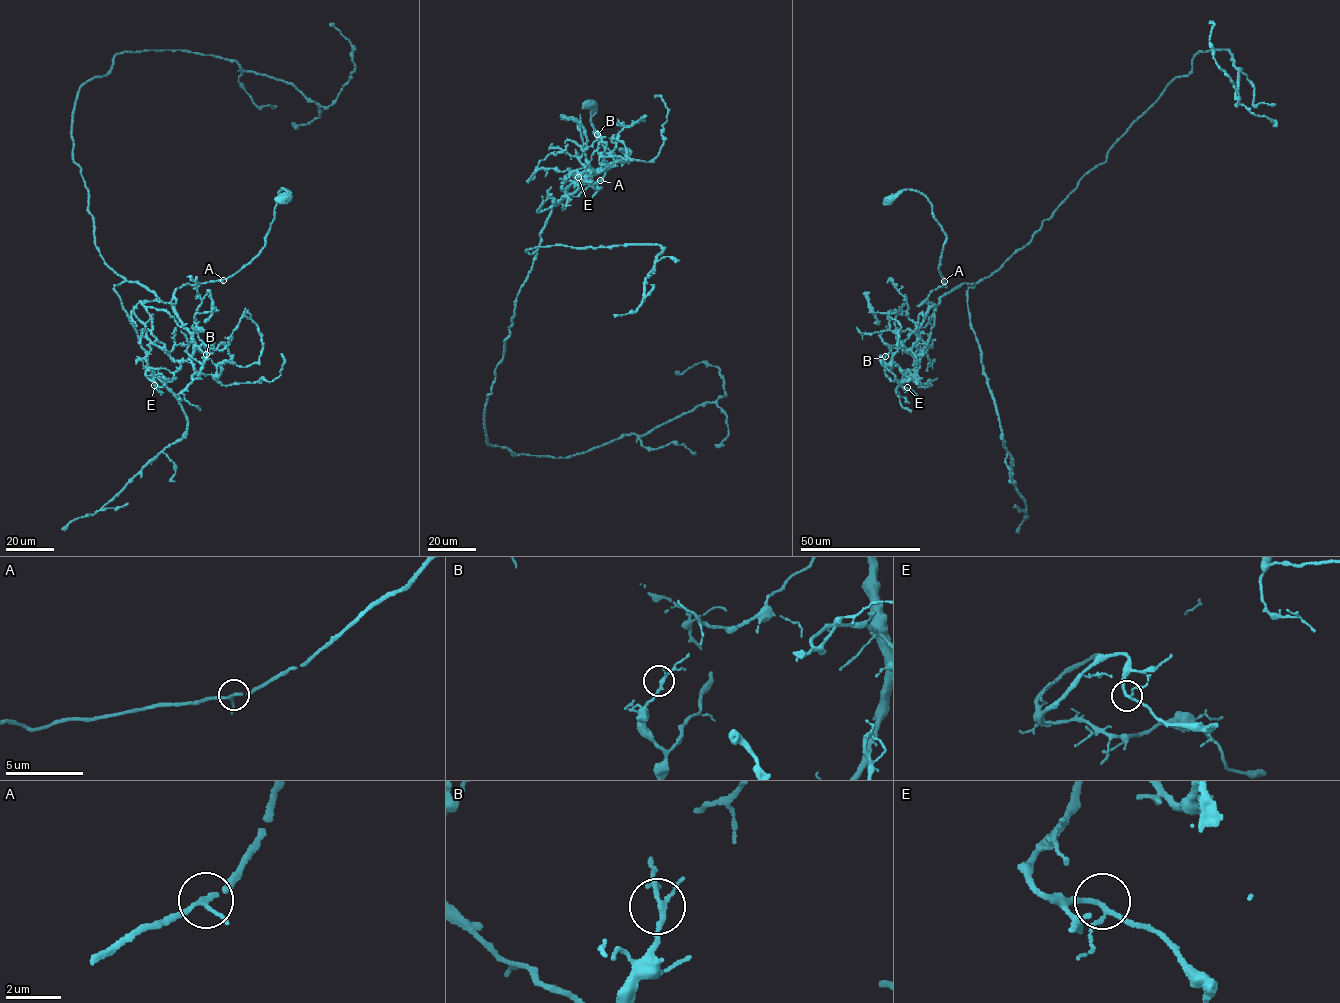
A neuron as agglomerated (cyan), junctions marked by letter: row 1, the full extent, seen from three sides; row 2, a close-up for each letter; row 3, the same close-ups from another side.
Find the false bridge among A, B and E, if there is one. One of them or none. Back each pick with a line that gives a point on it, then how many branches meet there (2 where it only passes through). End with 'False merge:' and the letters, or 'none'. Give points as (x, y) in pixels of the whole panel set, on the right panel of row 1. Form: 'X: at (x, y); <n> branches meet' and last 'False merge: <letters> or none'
False merge: none

